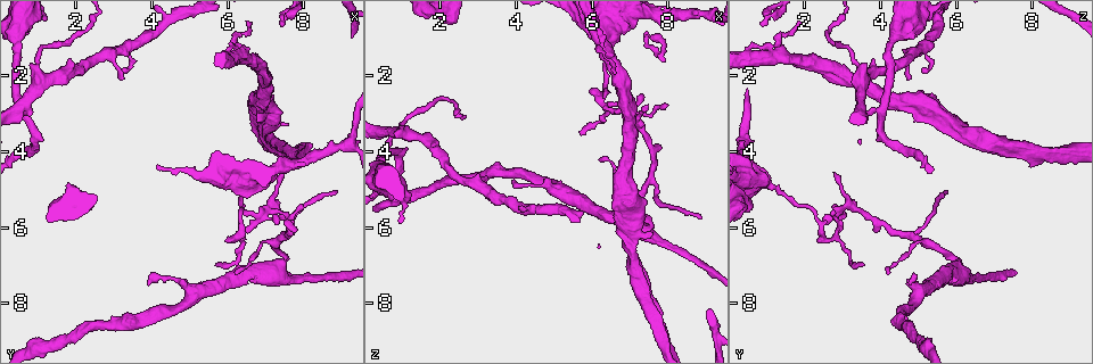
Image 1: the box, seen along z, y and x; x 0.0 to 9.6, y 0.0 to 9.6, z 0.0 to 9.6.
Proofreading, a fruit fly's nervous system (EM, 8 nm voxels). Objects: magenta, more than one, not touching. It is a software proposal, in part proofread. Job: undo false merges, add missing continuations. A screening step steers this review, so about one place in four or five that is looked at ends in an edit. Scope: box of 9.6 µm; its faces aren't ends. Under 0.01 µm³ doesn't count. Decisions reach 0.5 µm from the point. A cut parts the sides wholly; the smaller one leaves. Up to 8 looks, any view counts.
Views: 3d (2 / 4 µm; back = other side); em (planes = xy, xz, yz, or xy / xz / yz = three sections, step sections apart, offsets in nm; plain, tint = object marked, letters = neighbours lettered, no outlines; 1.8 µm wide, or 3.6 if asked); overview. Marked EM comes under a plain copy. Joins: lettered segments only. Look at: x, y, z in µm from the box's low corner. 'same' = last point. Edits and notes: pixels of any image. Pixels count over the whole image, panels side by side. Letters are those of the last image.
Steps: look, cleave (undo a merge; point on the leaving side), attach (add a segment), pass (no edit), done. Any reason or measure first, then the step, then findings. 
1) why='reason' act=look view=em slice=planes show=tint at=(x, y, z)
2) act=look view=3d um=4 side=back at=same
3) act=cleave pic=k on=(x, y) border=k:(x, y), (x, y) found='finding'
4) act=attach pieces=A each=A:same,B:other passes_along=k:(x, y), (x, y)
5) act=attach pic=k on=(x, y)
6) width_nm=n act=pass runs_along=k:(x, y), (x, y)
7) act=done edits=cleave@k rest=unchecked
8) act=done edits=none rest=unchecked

why='four or more arms meet' act=look view=3d um=2 at=(0.60, 3.00, 4.00)

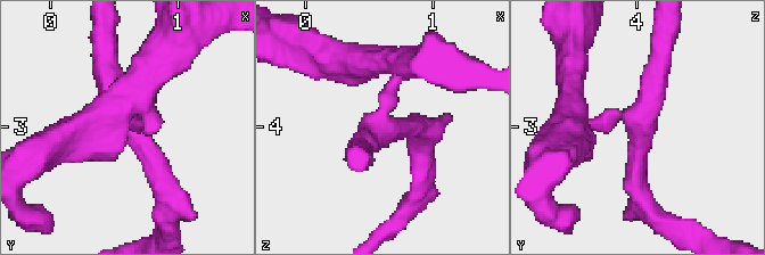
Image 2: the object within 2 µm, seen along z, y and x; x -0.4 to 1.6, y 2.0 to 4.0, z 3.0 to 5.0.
act=look view=em slice=xz step=16 show=letters at=(0.60, 2.96, 3.96)

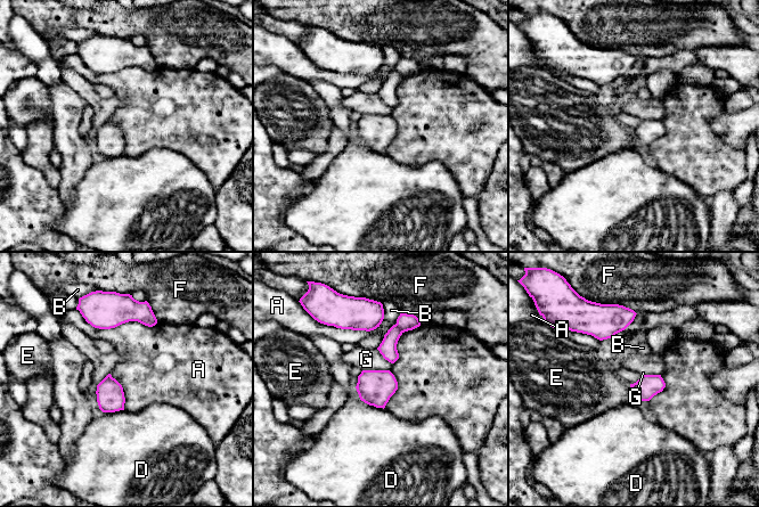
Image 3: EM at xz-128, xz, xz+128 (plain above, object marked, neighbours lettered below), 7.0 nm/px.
act=look view=em slice=planes show=letters at=same

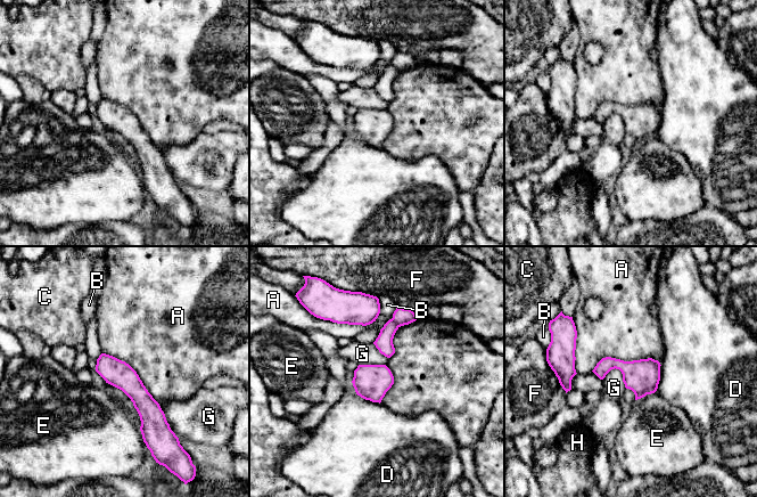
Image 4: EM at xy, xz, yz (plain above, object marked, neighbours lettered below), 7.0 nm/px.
arms=4 act=cleave pic=4 on=(401, 317) each=A:other,B:other,C:other,D:other,E:other,F:other,G:other,H:other found='two cells meet here'

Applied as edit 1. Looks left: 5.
why='redraw' act=look view=overview

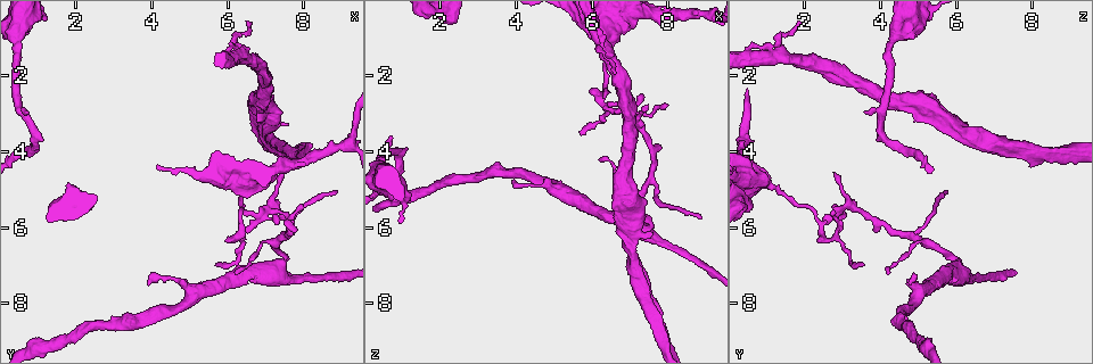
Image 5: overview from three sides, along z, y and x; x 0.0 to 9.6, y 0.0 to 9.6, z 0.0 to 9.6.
why='branch stops here' act=look view=3d um=4 side=back at=(7.65, 4.40, 7.95)

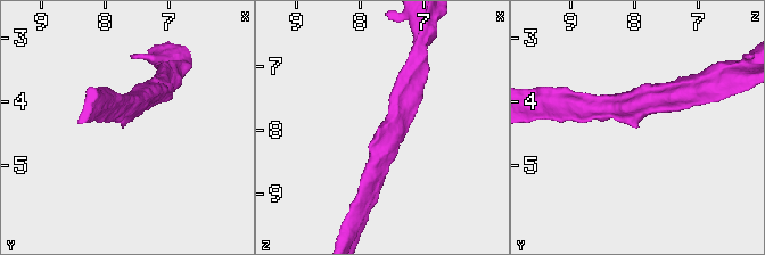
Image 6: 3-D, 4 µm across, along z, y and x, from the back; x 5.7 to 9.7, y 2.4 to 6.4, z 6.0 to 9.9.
act=look view=em slice=xz step=16 show=tint at=(7.75, 4.40, 8.00)

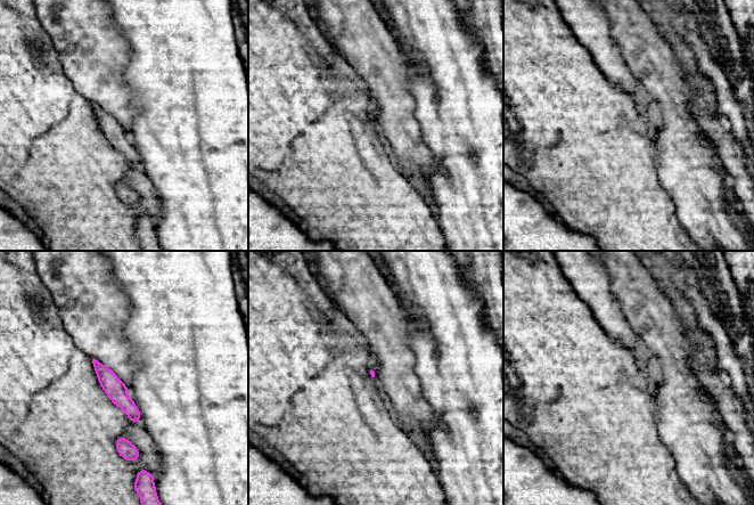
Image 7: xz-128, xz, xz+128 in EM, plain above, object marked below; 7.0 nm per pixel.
act=look view=em slice=planes show=letters at=same

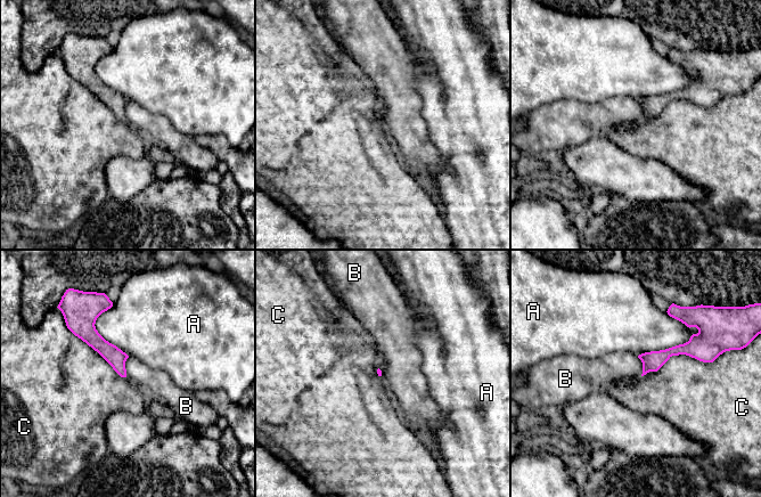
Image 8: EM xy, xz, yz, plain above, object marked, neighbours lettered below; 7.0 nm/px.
longest_contact=A:480nm act=pass each=A:other,B:other,C:other border=8:(129, 356), (125, 361), (125, 376) found='none of them fits'

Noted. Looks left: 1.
act=look view=em slice=planes show=letters at=(8.85, 5.05, 5.80)

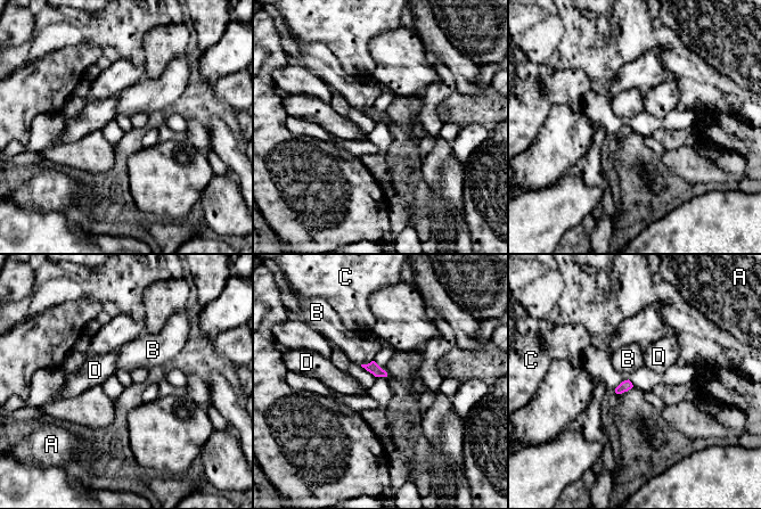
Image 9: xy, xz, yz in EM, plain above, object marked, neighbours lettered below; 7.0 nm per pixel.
act=pass each=A:other,B:other,C:other,D:other border=9:(373, 360), (360, 364) found='none of them fits'

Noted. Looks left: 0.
act=done edits=cleave@4 rest=unchecked

